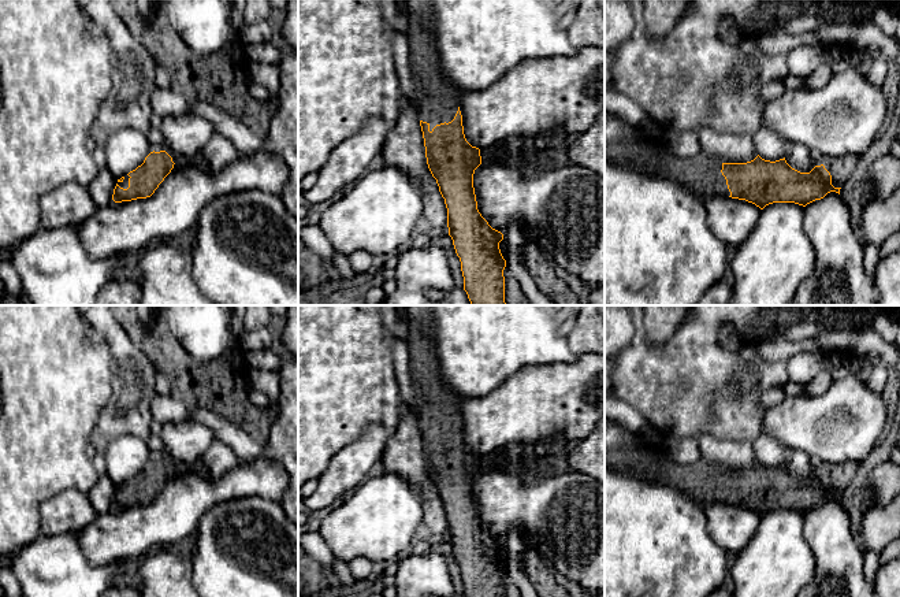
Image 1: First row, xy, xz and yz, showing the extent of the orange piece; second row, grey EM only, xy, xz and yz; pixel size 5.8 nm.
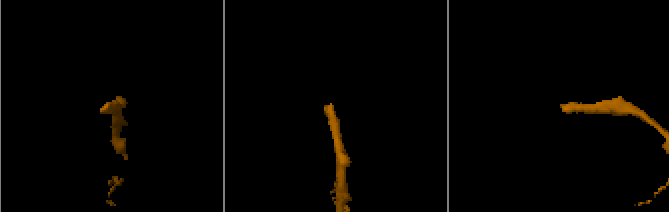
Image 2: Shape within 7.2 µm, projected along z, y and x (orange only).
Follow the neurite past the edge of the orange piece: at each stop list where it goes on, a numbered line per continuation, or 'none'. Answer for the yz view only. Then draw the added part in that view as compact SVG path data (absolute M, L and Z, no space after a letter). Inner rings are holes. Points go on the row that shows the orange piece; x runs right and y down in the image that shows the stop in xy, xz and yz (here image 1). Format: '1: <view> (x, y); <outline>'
1: yz (702, 174); M662 151L636 153L635 163L640 170L663 175L684 185L702 200L709 196L730 196L722 175L722 163L700 153L696 157L681 159Z

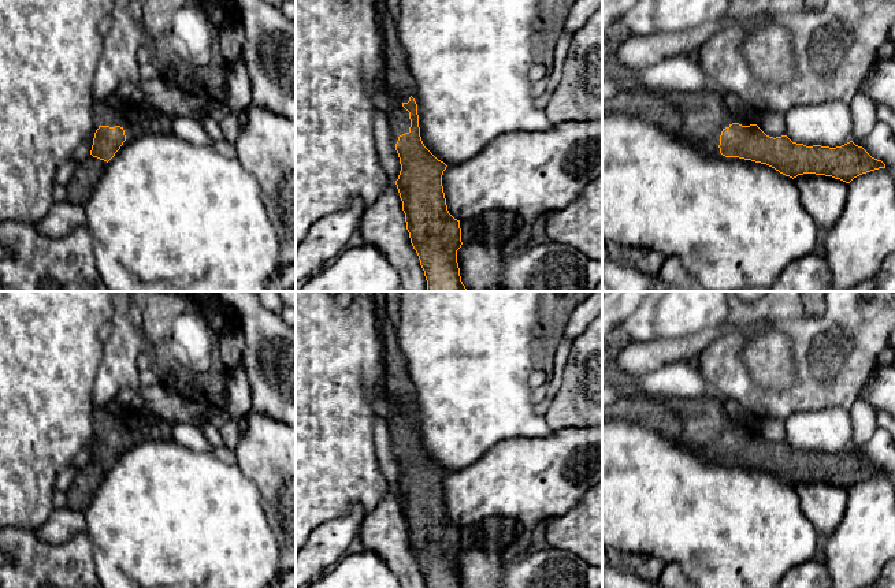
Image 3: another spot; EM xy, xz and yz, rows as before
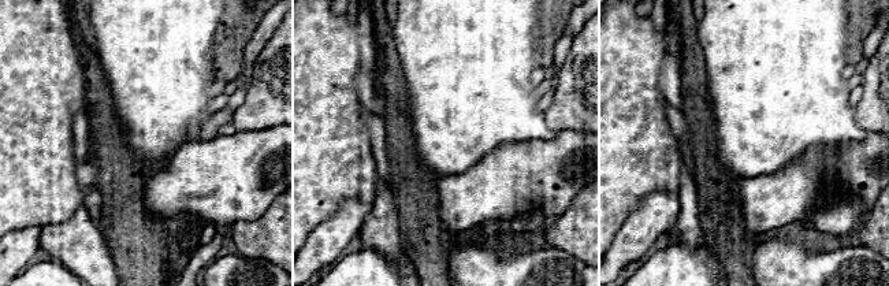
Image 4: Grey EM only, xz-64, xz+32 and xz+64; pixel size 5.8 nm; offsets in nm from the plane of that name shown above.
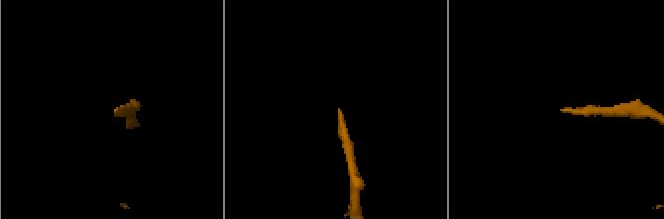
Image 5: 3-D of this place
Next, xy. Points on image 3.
1: xy (80, 188); M92 155L83 160L66 186L67 200L75 205L85 206L107 164L107 161L93 157Z

